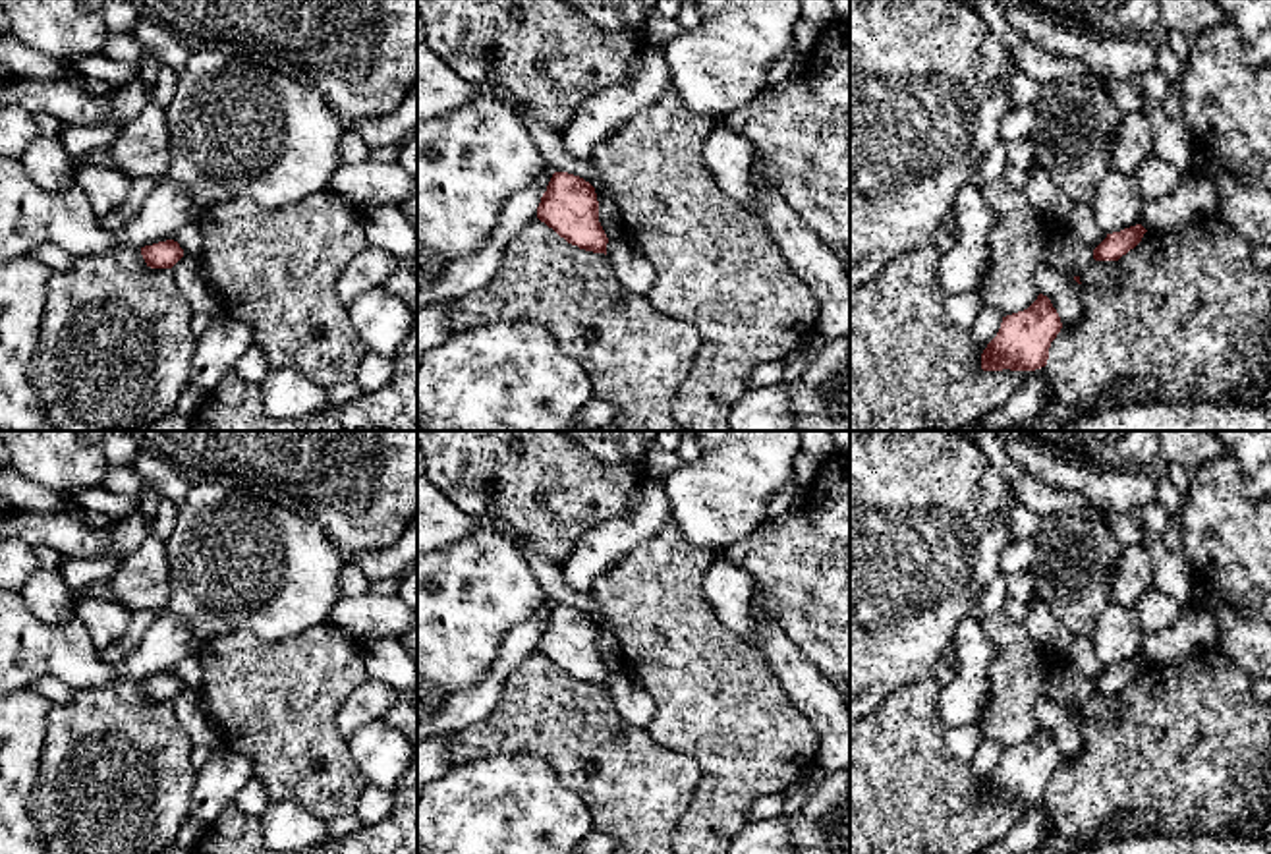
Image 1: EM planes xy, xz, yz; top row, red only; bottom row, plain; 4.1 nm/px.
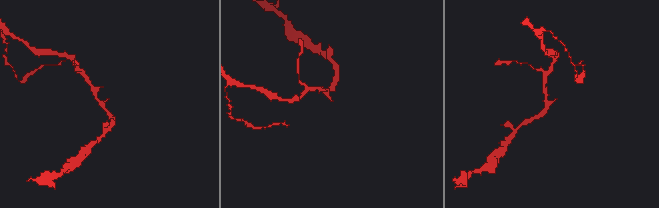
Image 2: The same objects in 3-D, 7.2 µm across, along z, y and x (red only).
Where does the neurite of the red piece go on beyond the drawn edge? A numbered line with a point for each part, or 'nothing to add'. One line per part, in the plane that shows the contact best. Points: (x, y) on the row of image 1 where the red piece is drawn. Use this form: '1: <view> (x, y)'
nothing to add

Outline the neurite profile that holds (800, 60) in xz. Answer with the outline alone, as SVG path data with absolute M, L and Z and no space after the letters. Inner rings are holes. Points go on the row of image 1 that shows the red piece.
M796 54L790 73L782 81L763 87L761 93L773 95L773 93L788 87L792 81L796 81L802 75L805 64L807 64L807 54Z

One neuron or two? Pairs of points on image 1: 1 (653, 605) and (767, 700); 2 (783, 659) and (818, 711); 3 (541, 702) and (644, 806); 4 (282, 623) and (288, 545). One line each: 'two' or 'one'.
1: one
2: one
3: one
4: one

